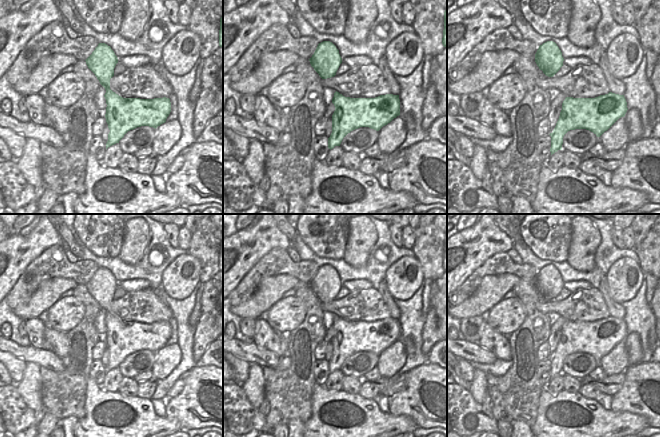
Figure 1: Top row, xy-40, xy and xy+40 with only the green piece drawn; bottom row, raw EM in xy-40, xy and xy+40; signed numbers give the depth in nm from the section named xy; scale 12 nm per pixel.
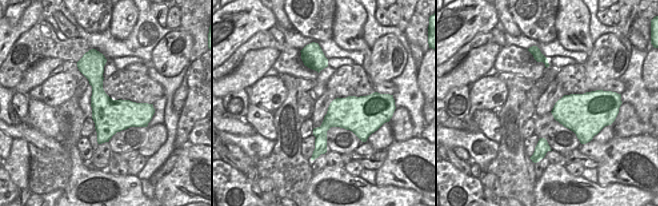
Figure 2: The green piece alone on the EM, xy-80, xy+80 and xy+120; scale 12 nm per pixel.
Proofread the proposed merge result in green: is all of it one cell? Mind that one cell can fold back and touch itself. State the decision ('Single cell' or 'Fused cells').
Single cell

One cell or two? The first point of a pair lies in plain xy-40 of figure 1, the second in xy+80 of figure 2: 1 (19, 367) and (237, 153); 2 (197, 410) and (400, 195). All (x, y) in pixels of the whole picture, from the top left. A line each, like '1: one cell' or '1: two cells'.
1: one cell
2: two cells

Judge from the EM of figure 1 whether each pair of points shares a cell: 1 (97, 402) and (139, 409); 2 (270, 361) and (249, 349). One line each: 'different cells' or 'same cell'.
1: same cell
2: same cell

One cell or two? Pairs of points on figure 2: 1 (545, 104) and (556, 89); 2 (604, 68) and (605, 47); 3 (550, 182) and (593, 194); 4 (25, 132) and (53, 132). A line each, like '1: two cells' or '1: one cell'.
1: one cell
2: one cell
3: one cell
4: two cells

